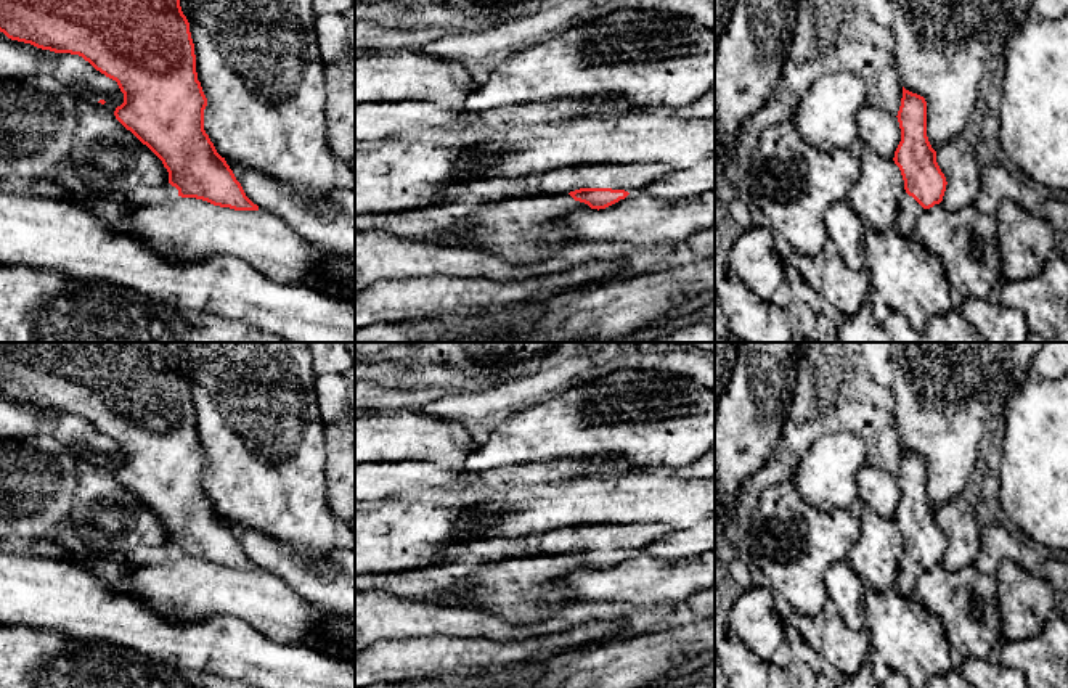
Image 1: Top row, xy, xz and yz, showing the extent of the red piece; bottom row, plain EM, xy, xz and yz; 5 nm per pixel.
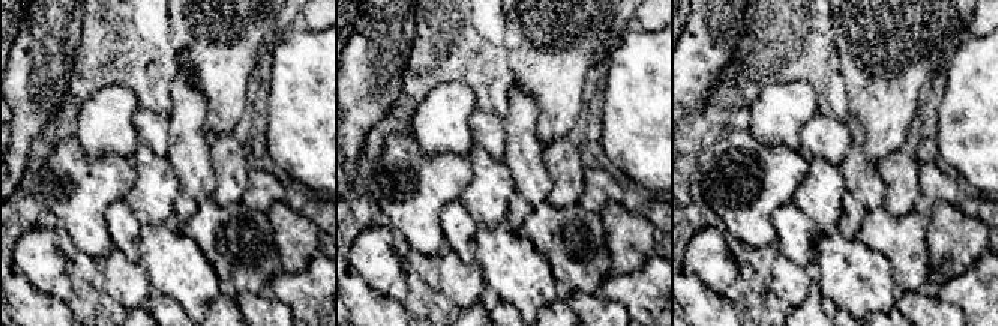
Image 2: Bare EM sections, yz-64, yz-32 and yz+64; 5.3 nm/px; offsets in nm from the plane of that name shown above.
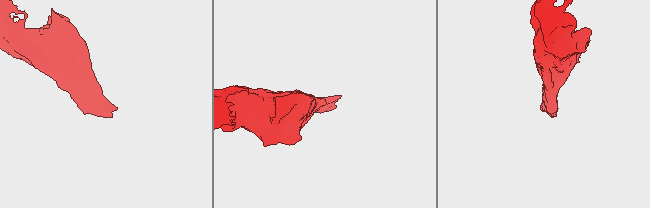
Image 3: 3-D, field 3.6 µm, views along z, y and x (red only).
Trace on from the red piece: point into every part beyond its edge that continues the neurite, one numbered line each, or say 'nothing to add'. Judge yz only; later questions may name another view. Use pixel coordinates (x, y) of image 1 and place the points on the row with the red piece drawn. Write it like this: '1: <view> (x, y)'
1: yz (909, 209)

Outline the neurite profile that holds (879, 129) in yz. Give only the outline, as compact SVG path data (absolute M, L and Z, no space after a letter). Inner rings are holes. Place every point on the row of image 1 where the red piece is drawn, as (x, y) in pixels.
M866 103L856 114L858 143L870 146L885 159L893 159L901 141L898 117Z

